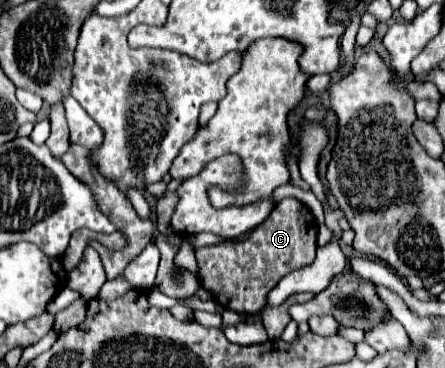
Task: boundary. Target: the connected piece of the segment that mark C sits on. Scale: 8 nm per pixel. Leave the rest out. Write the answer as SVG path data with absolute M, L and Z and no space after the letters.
M283 199L273 213L241 243L221 243L197 249L199 281L215 301L239 315L255 315L267 305L267 293L293 269L313 263L317 249L317 221L297 199Z

